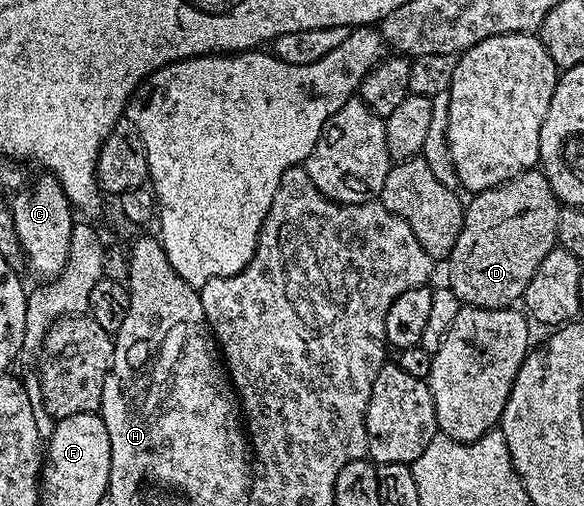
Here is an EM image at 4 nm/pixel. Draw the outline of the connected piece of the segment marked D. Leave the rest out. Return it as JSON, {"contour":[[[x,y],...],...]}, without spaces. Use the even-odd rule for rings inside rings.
{"contour":[[[540,170],[519,174],[497,188],[476,193],[470,200],[473,201],[465,204],[463,230],[447,257],[447,286],[461,299],[462,305],[470,308],[508,308],[516,305],[525,295],[527,282],[531,282],[535,270],[539,270],[539,262],[543,262],[543,258],[558,247],[557,231],[562,205],[551,190],[551,182],[547,182],[545,173]]]}

